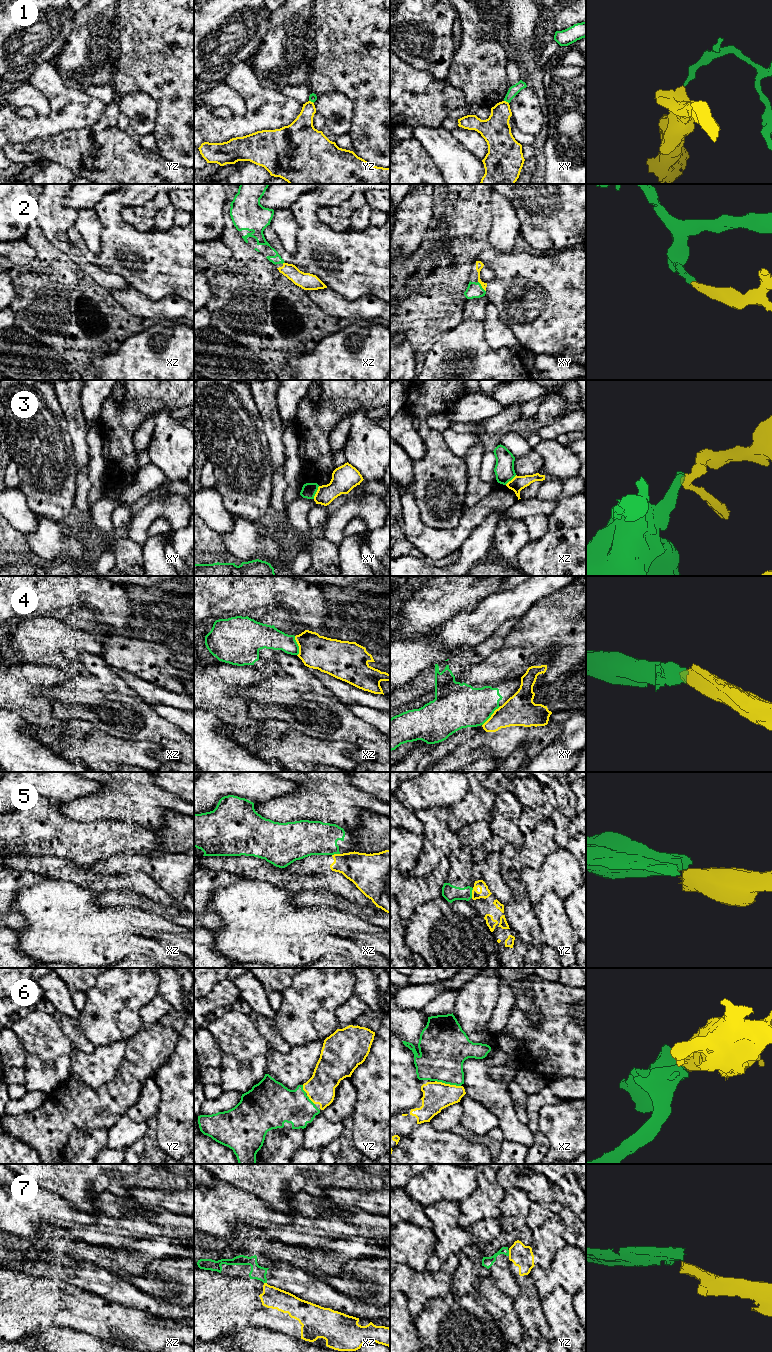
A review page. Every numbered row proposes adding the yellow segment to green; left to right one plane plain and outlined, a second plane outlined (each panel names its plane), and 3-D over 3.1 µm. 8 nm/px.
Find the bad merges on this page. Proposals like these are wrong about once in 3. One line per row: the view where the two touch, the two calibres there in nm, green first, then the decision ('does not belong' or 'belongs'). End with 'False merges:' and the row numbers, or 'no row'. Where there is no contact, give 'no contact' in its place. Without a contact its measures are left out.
1: contact in xy; calibres 80 and 240 nm; does not belong
2: contact in xy; calibres 130 and 60 nm; belongs
3: contact in xy; calibres 120 and 200 nm; does not belong
4: contact in xy; calibres 340 and 260 nm; does not belong
5: contact in yz; calibres 130 and 80 nm; does not belong
6: contact in xz; calibres 360 and 220 nm; belongs
7: contact in yz; calibres 90 and 180 nm; does not belong
False merges: 1, 3, 4, 5, 7

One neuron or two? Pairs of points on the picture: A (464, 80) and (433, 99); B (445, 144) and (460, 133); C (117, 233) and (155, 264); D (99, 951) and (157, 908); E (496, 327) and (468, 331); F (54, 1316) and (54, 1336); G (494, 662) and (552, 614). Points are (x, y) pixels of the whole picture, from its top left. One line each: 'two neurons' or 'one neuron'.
A: two neurons
B: two neurons
C: one neuron
D: two neurons
E: two neurons
F: two neurons
G: one neuron

